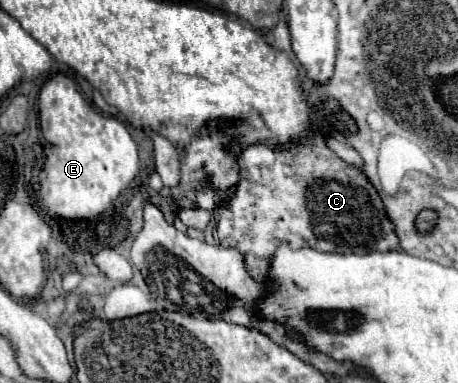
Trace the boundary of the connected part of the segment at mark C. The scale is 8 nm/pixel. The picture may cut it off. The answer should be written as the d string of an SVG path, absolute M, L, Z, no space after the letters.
M312 135L304 145L292 143L282 149L270 149L266 145L250 145L238 155L240 181L236 183L232 197L216 207L218 213L218 239L222 247L236 247L246 259L246 269L258 283L272 285L270 279L270 261L278 249L278 243L290 243L294 247L312 247L324 253L372 253L372 251L394 251L398 249L398 235L394 223L388 219L386 207L358 169L342 161L322 137Z

